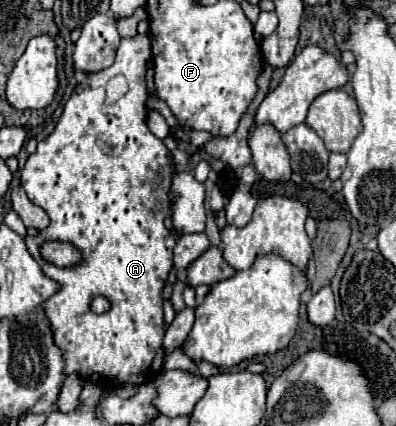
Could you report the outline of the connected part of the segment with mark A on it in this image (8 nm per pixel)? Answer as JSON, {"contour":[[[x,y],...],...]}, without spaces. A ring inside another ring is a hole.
{"contour":[[[147,34],[121,38],[115,62],[101,72],[89,74],[87,80],[75,86],[55,130],[37,144],[37,152],[27,158],[27,164],[21,170],[21,186],[29,200],[41,206],[51,218],[51,224],[41,230],[39,236],[25,238],[25,242],[43,272],[61,284],[61,290],[43,306],[51,322],[55,342],[65,352],[65,374],[77,374],[79,378],[89,376],[89,382],[107,390],[115,390],[121,384],[141,386],[155,380],[165,358],[161,292],[173,268],[173,238],[177,236],[173,236],[163,222],[171,214],[167,192],[171,186],[173,162],[167,158],[165,144],[147,128],[147,58],[151,58],[151,40]],[[117,74],[127,78],[129,90],[117,102],[105,104],[105,86]],[[49,240],[69,242],[73,246],[93,246],[93,250],[83,250],[83,260],[79,264],[59,268],[43,260],[39,252],[41,244]],[[95,296],[105,296],[111,302],[111,308],[105,314],[89,310]]]}

